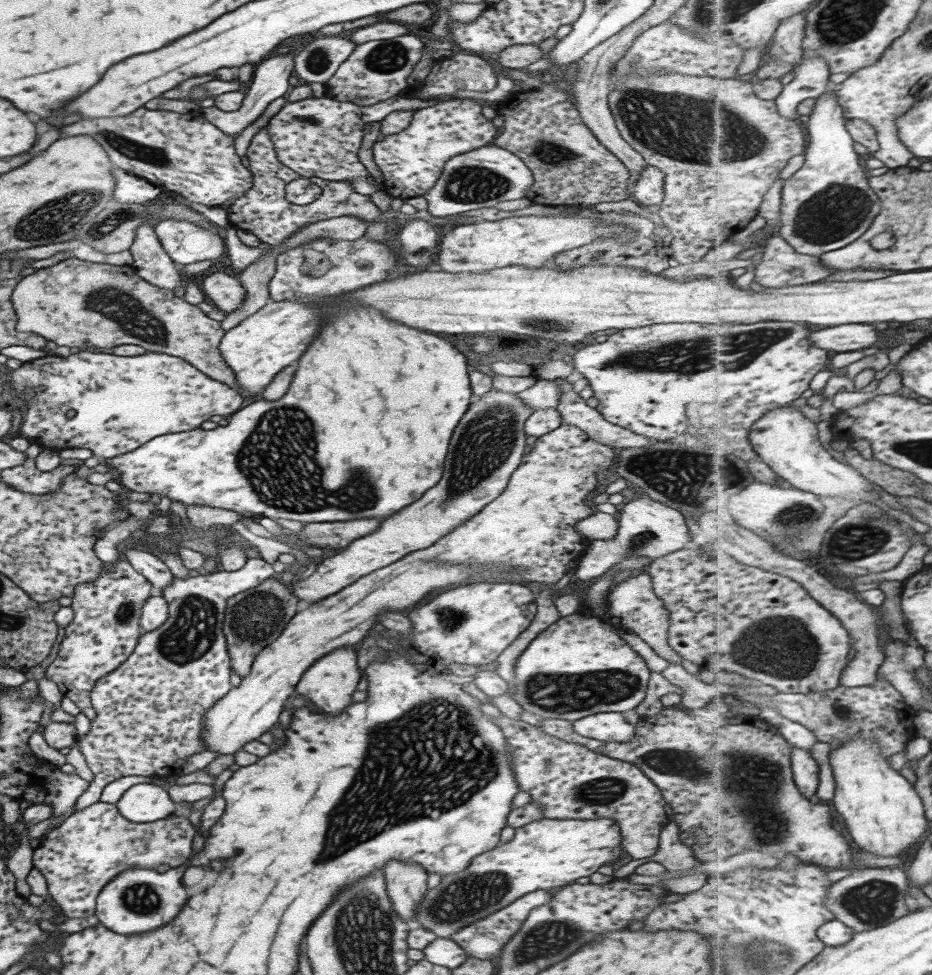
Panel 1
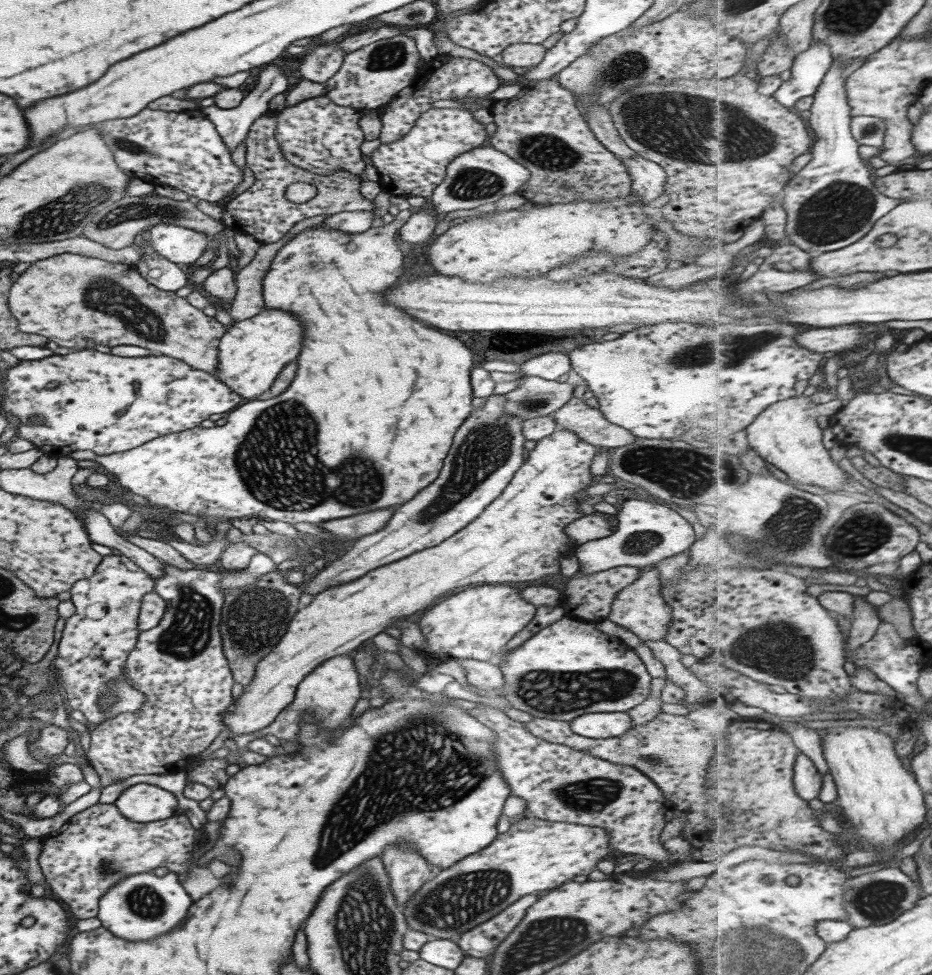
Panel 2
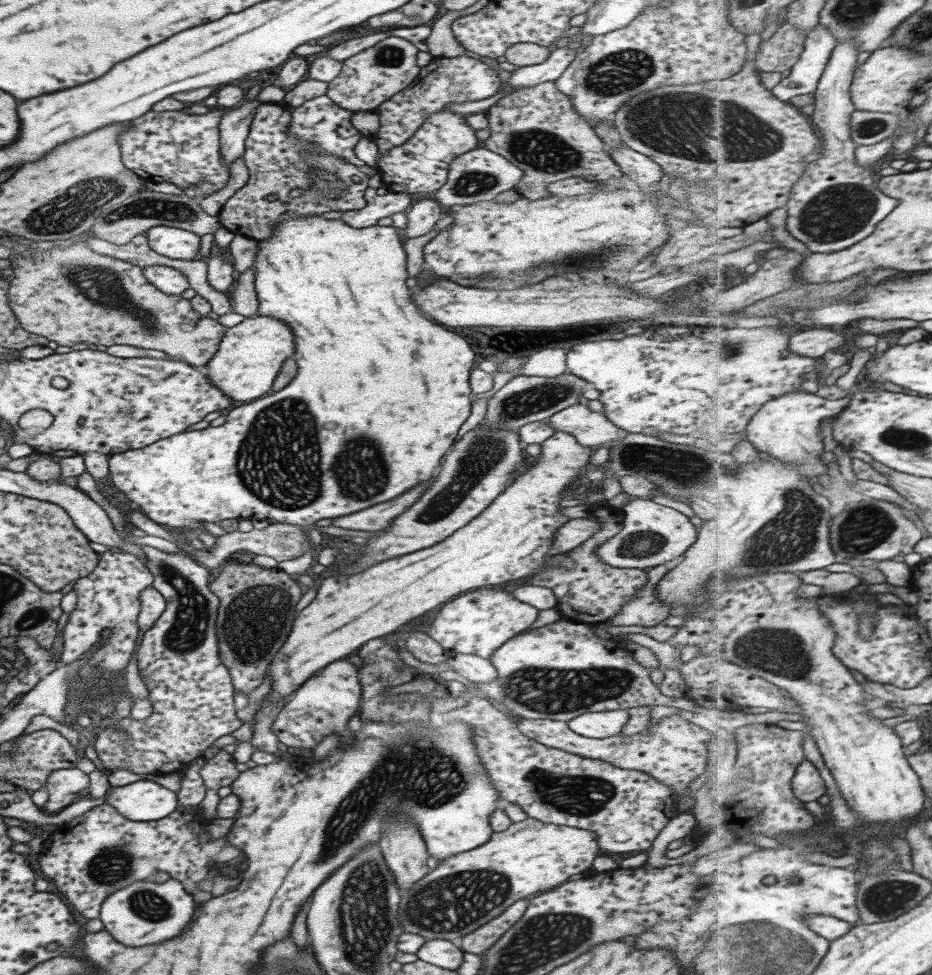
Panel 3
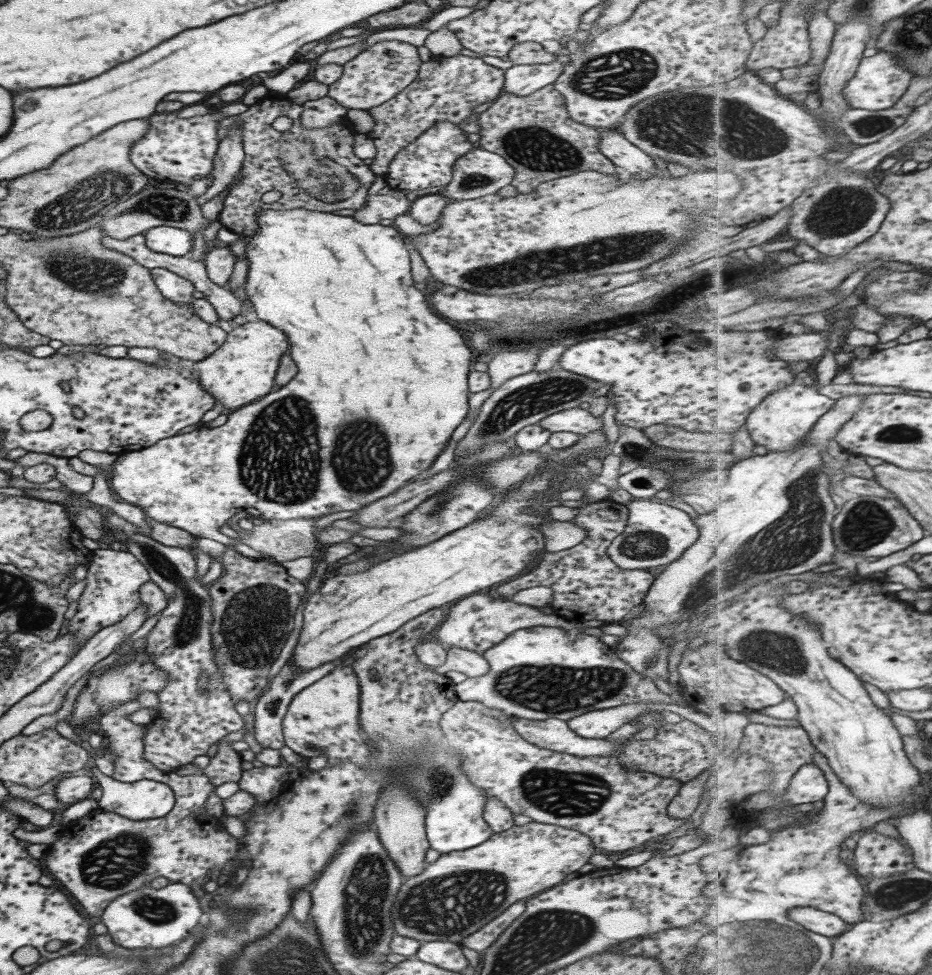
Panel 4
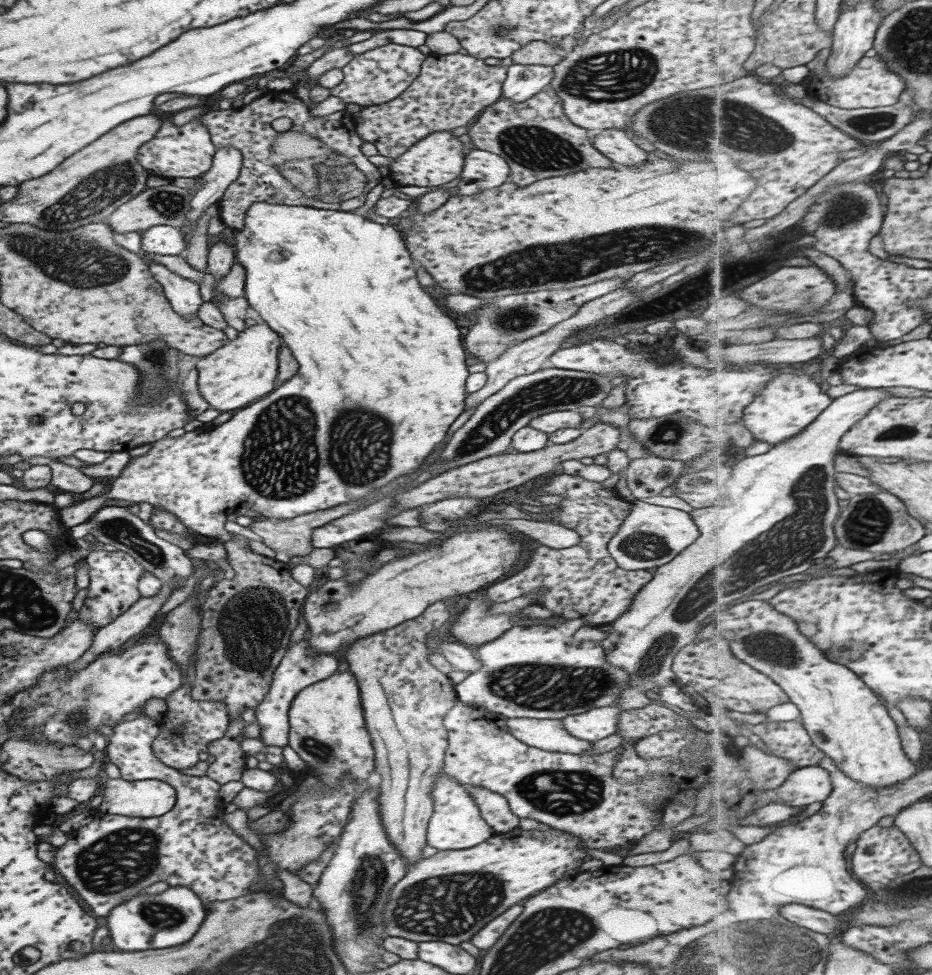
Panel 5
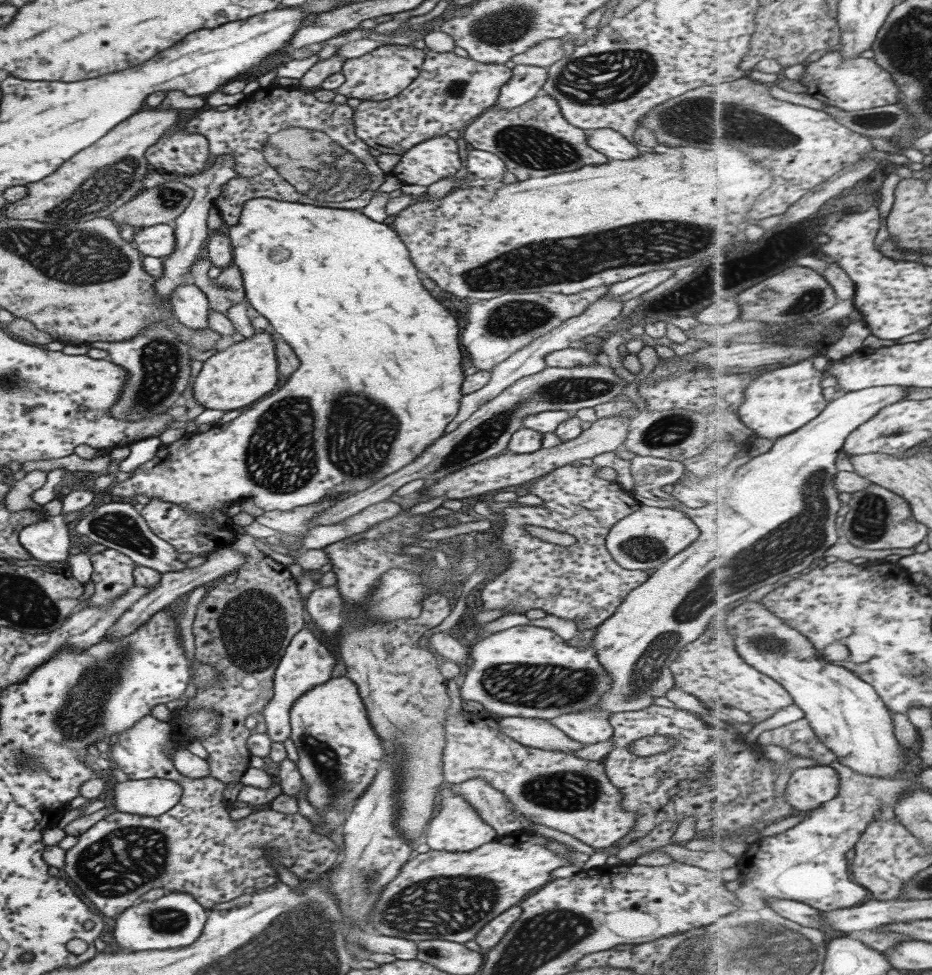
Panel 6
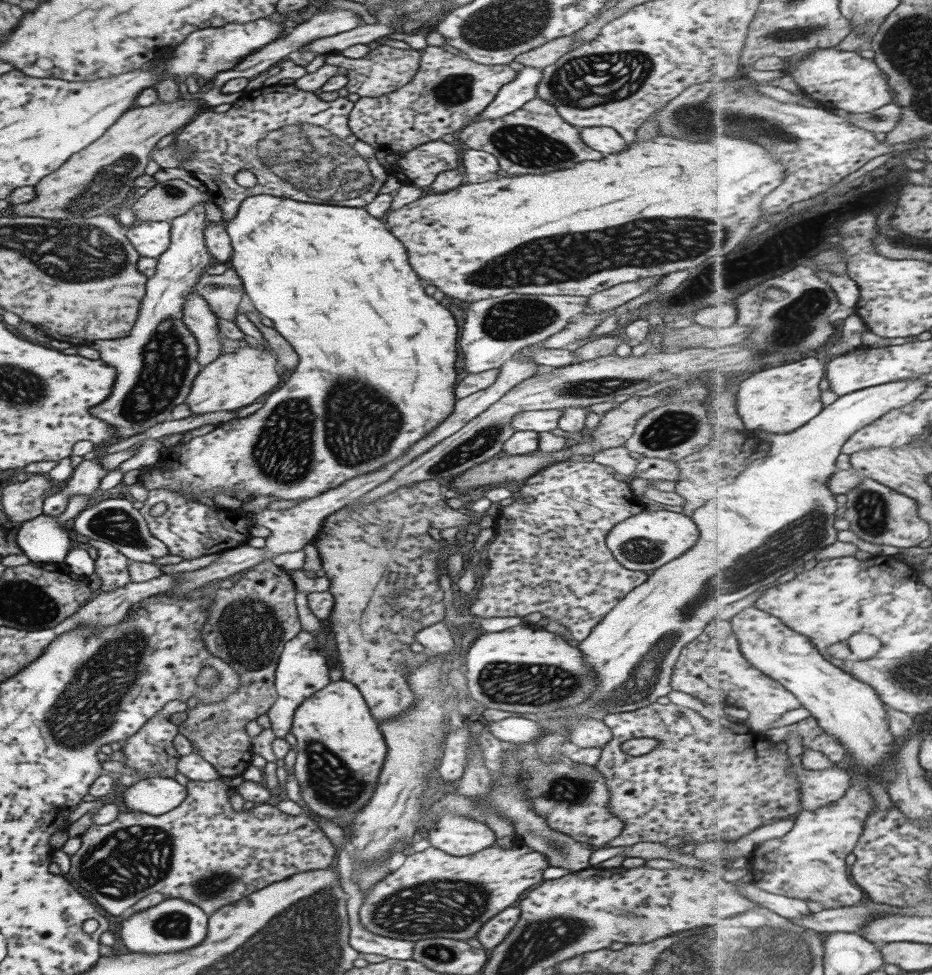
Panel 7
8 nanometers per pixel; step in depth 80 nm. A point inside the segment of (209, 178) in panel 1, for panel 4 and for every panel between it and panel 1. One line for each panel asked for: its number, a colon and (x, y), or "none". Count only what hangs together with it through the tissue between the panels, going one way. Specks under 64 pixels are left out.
2: (171, 149)
3: (182, 149)
4: (179, 151)

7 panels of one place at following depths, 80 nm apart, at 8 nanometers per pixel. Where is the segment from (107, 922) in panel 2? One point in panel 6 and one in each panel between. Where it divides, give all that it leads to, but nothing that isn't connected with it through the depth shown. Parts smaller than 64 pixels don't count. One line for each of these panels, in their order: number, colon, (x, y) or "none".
3: (126, 915)
4: (148, 918)
5: (170, 918)
6: (176, 920)

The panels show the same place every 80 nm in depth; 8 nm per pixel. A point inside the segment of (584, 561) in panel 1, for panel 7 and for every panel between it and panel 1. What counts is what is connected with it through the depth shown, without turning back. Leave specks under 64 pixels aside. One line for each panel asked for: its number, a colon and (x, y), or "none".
2: (647, 532)
3: (651, 535)
4: (655, 534)
5: (650, 535)
6: (648, 537)
7: (644, 542)

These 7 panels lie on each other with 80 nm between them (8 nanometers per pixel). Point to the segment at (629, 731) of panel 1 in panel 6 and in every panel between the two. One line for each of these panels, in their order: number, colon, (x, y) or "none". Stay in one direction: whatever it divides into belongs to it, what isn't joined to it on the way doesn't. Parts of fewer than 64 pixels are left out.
2: (599, 725)
3: (596, 725)
4: (597, 724)
5: (597, 723)
6: (587, 727)

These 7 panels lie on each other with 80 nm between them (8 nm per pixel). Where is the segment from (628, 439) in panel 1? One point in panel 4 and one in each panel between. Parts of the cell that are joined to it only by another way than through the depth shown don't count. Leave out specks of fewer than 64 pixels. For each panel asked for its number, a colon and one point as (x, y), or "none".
2: (588, 424)
3: (589, 428)
4: (577, 420)

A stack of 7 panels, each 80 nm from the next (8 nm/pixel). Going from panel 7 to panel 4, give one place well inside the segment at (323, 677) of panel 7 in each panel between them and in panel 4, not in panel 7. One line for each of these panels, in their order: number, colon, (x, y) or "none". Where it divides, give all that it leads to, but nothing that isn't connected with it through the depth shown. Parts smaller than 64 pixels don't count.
4: (269, 709)
5: (297, 669)
6: (305, 663)

